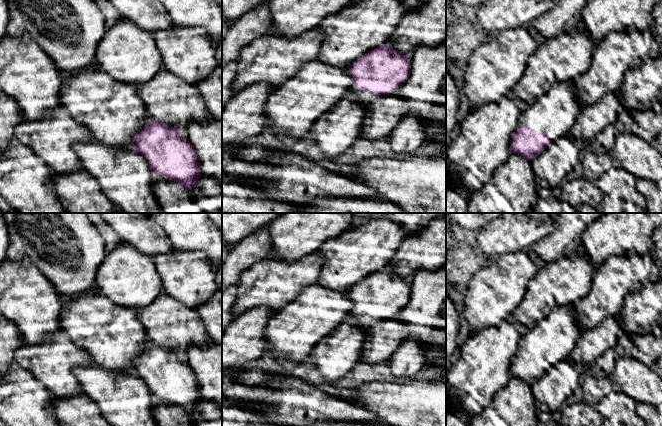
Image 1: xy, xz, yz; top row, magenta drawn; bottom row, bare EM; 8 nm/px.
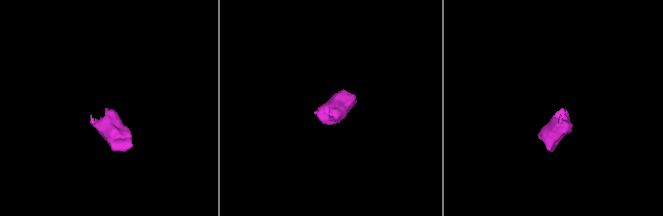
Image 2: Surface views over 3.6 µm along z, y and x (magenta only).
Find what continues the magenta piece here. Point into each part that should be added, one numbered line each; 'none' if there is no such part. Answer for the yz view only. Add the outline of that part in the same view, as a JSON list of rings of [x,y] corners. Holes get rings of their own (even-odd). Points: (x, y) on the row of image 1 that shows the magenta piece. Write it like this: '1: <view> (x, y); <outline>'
1: yz (554, 114); [[[575,80],[557,82],[520,114],[517,129],[529,128],[534,132],[544,133],[554,142],[567,135],[581,110]]]

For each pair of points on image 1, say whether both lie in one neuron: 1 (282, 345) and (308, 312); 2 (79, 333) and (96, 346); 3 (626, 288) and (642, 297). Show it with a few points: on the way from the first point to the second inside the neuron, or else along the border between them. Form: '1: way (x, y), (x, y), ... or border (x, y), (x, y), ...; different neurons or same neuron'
1: way (290, 337), (305, 320); same neuron
2: way (83, 333), (93, 342); same neuron
3: border (640, 286), (625, 297), (623, 306), (619, 311); different neurons

